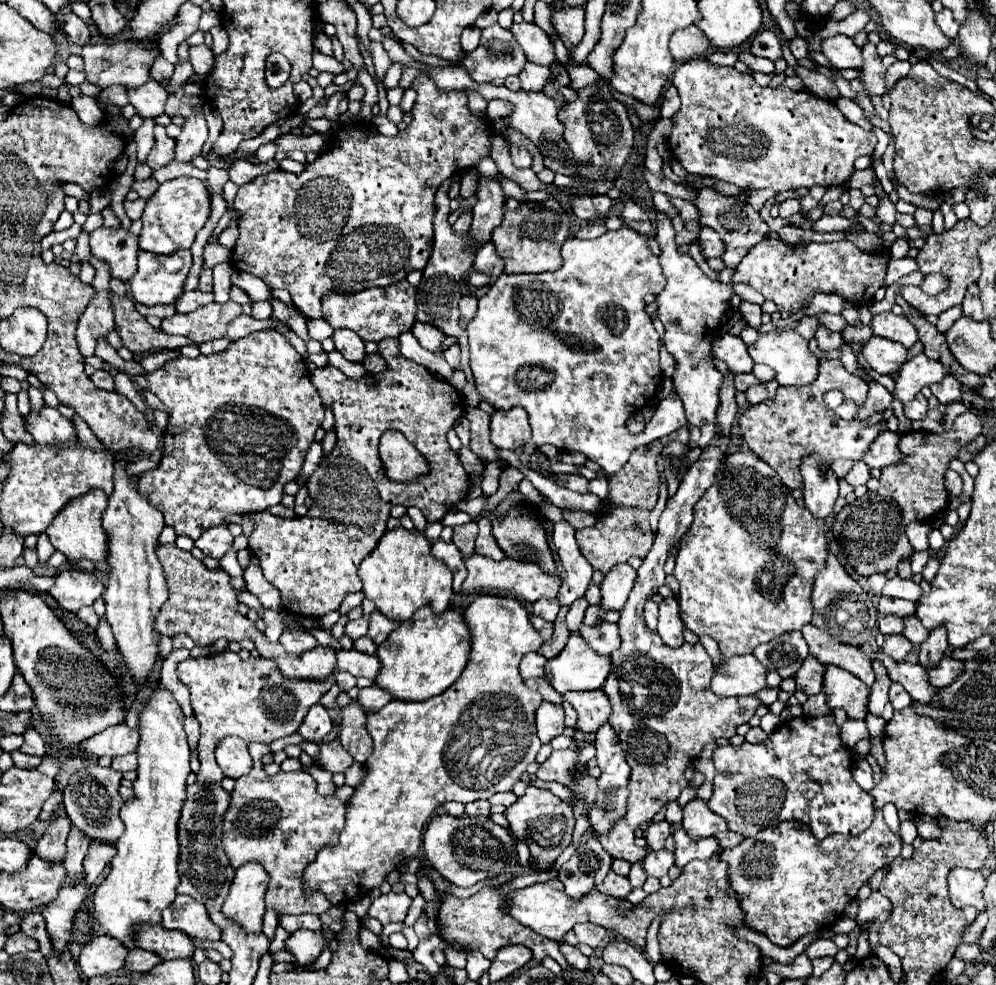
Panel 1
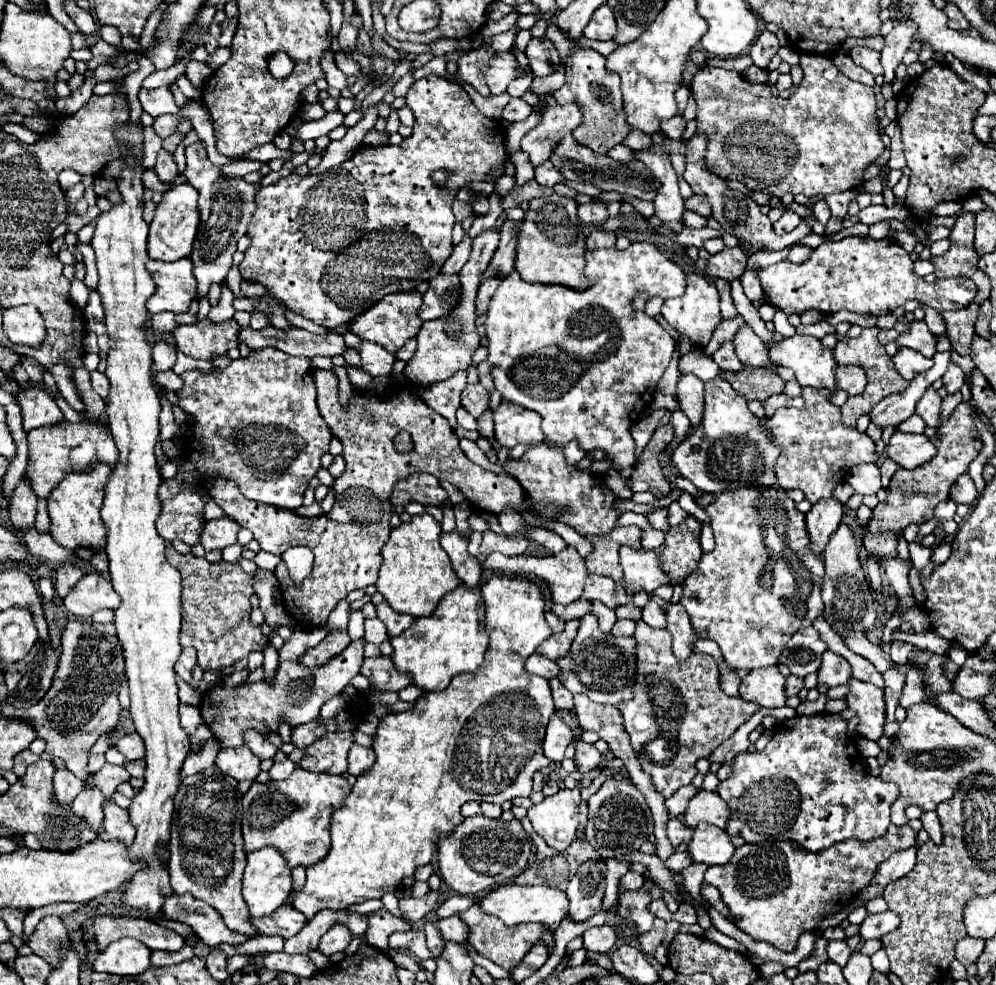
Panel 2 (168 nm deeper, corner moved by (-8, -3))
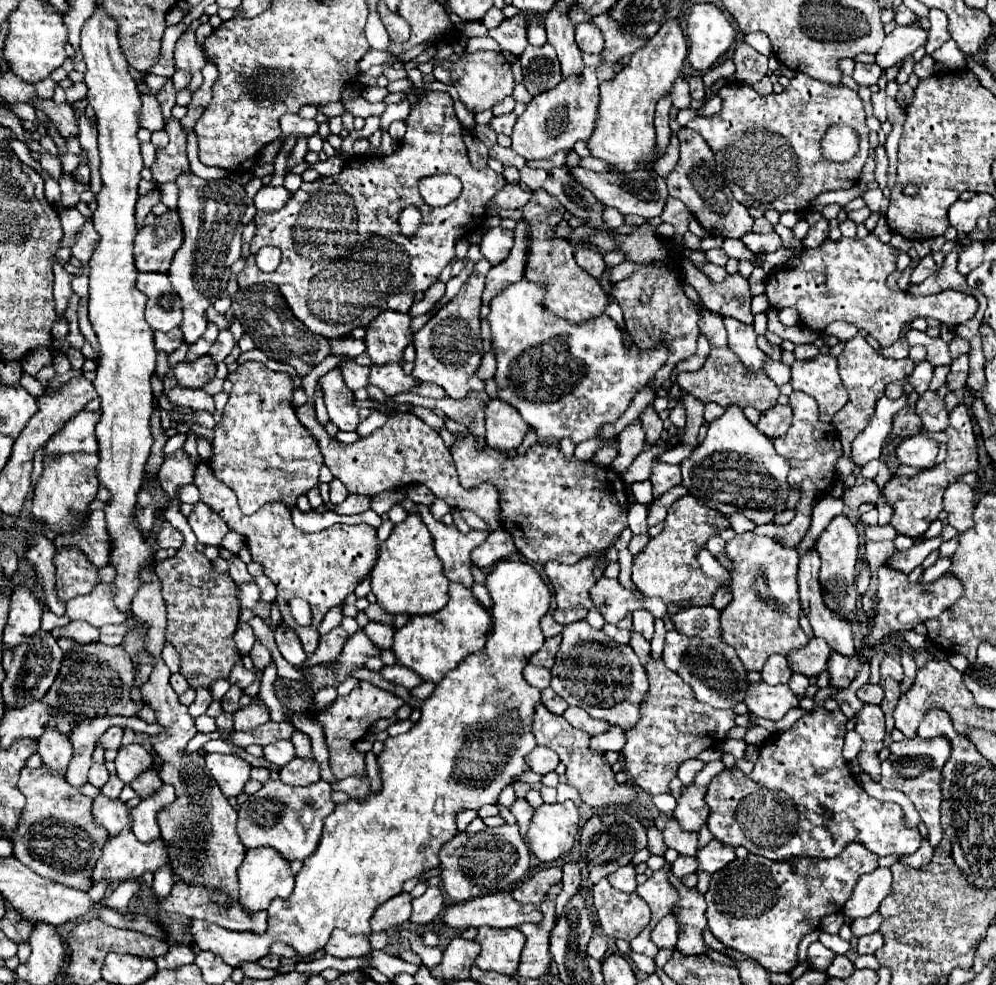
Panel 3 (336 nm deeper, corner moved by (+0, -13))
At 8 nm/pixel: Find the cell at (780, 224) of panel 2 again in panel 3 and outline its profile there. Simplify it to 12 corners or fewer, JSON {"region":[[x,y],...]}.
{"region":[[748,233],[742,243],[752,253],[772,253],[780,247],[780,237]]}

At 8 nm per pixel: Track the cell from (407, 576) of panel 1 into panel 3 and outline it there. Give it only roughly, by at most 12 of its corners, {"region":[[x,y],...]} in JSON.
{"region":[[420,515],[380,543],[372,593],[388,613],[430,615],[448,579]]}

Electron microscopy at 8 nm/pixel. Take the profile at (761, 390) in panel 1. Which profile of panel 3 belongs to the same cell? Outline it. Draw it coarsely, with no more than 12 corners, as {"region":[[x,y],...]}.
{"region":[[774,405],[756,427],[770,439],[784,437],[792,423],[788,405]]}

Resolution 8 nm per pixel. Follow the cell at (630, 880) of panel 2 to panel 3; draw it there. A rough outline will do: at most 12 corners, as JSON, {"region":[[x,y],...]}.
{"region":[[630,861],[608,875],[612,887],[632,893],[636,871]]}

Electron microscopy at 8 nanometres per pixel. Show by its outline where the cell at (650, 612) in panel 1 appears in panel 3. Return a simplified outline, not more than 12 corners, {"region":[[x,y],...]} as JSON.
{"region":[[648,611],[632,613],[634,631],[650,641],[654,635],[654,617]]}

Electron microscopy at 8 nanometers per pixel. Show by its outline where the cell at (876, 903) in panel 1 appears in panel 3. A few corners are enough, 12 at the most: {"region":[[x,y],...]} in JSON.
{"region":[[880,933],[858,939],[858,955],[876,953],[884,939]]}

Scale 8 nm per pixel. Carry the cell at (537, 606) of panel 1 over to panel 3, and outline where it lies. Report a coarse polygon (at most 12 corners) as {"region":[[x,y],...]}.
{"region":[[584,607],[554,611],[556,623],[586,619]]}

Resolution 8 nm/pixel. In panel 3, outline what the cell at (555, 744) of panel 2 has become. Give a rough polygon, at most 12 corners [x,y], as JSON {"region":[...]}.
{"region":[[534,747],[526,757],[538,775],[554,771],[560,759],[548,747]]}

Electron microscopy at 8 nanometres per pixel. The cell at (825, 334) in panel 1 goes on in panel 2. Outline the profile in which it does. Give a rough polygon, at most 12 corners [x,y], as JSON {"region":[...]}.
{"region":[[878,327],[840,339],[834,359],[866,369],[862,395],[848,397],[842,421],[850,427],[880,399],[904,391],[902,379],[876,339]]}

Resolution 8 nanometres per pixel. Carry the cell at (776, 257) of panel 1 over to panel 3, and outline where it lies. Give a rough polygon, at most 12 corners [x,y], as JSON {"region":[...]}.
{"region":[[872,233],[804,249],[772,273],[774,309],[808,329],[846,321],[882,347],[932,317],[962,325],[962,291],[890,291],[898,249]]}

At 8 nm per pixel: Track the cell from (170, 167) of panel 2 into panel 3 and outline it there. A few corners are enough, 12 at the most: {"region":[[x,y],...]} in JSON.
{"region":[[152,189],[136,203],[136,227],[144,225],[144,217],[156,203],[160,191]]}

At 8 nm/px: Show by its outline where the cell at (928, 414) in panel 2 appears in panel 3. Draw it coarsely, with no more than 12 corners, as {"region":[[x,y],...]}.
{"region":[[926,391],[918,399],[916,413],[926,431],[948,427],[944,397]]}

